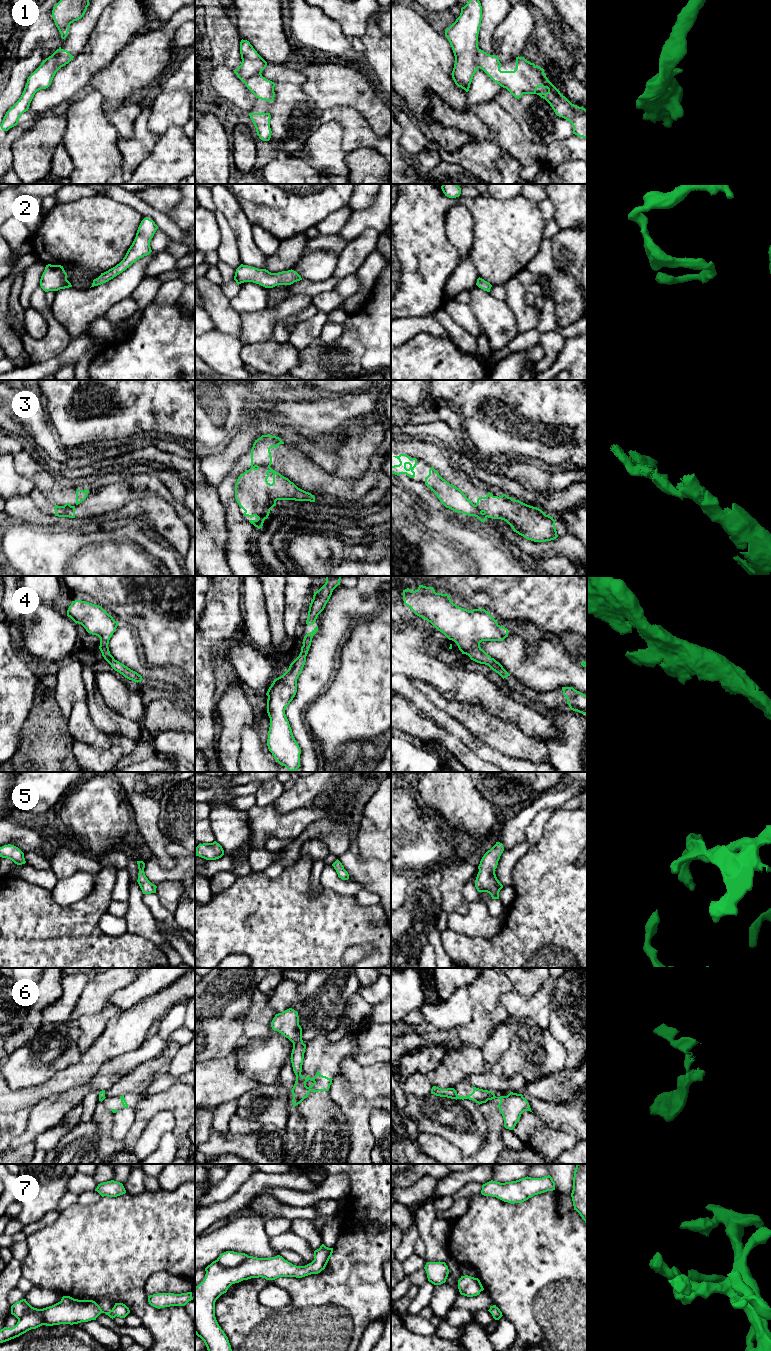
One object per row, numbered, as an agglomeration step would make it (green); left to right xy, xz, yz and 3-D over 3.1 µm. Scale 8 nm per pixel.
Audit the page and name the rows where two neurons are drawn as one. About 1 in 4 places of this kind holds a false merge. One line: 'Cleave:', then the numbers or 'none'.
Cleave: 1, 3, 6

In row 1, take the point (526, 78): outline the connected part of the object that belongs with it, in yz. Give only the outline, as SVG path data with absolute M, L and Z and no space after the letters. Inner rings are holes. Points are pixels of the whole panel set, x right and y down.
M481 49L476 59L479 68L515 98L519 99L523 94L539 95L550 104L557 116L572 124L573 134L587 139L587 110L572 104L563 96L548 80L543 68L518 56L514 71L501 71L499 58Z

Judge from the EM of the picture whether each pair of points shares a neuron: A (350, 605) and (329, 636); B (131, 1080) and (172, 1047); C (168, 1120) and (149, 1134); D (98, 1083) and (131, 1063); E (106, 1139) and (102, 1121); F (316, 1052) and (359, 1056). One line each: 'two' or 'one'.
A: one
B: one
C: one
D: one
E: one
F: one

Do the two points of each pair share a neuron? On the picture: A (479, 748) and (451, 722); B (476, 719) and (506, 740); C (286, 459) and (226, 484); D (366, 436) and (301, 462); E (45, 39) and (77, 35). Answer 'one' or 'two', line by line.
A: one
B: one
C: one
D: two
E: two

